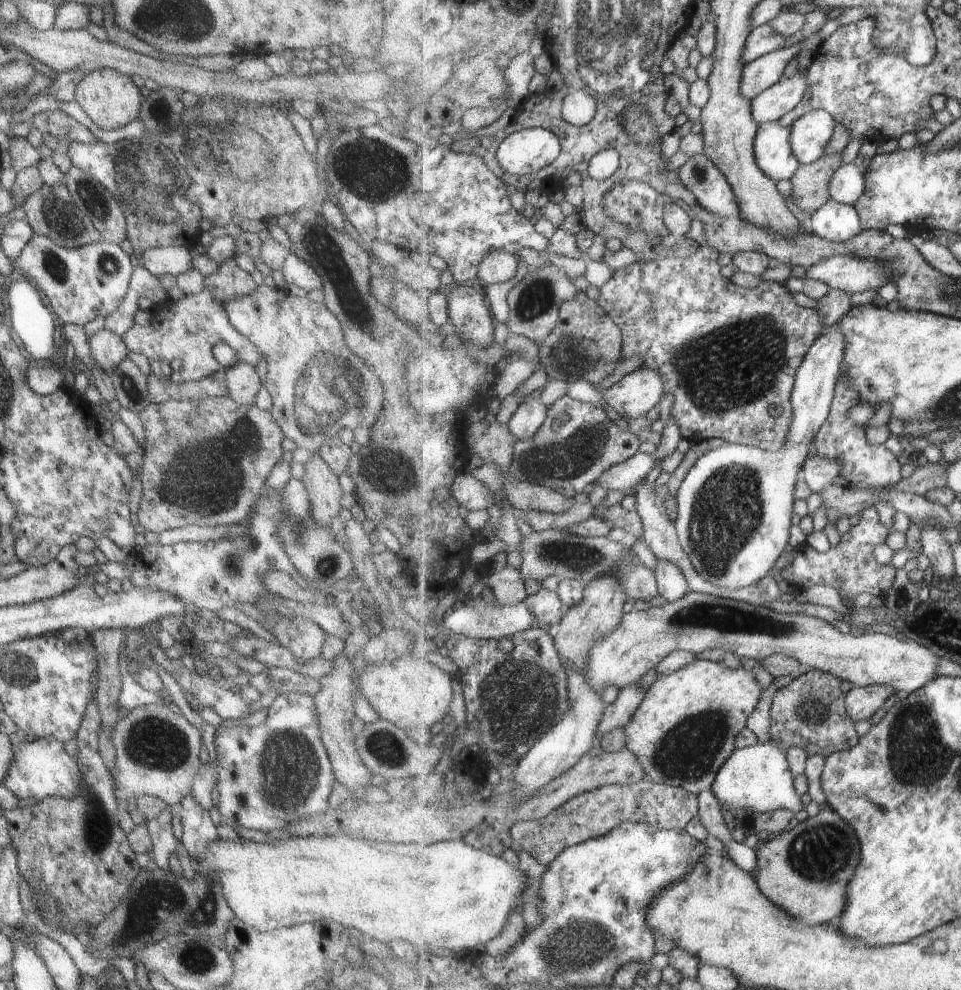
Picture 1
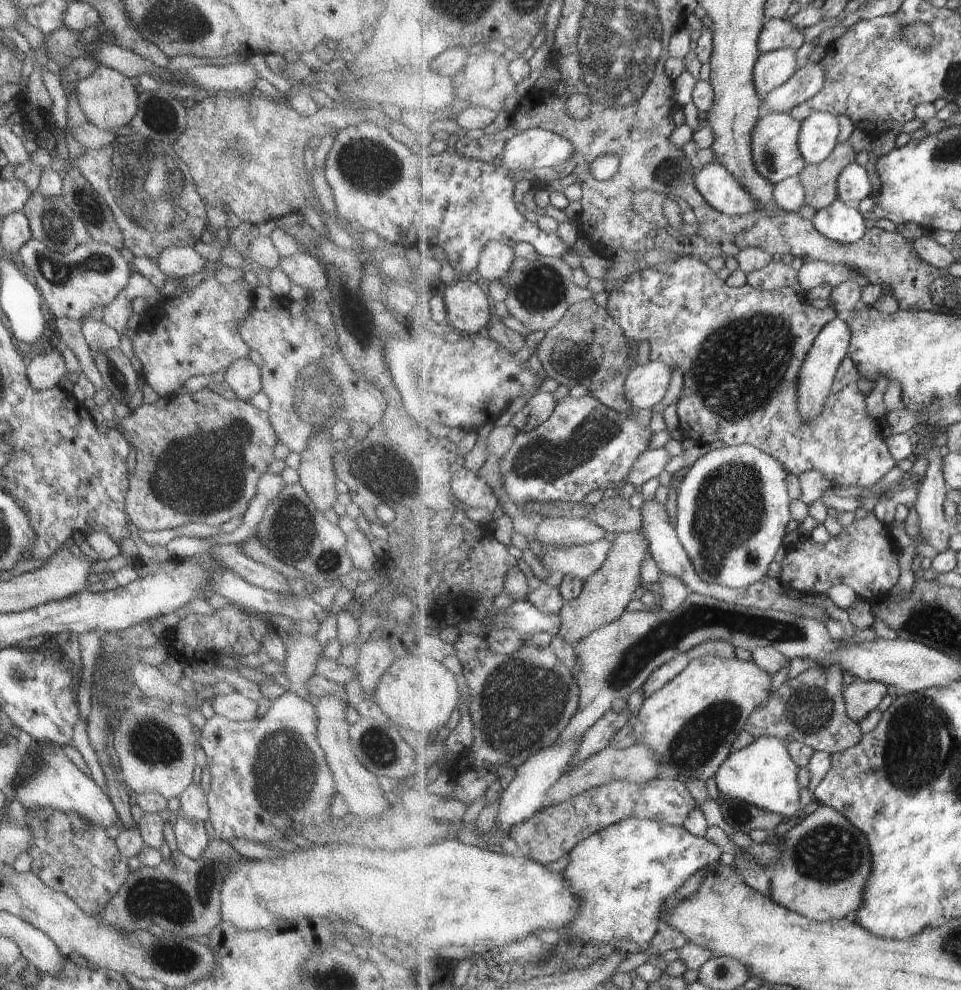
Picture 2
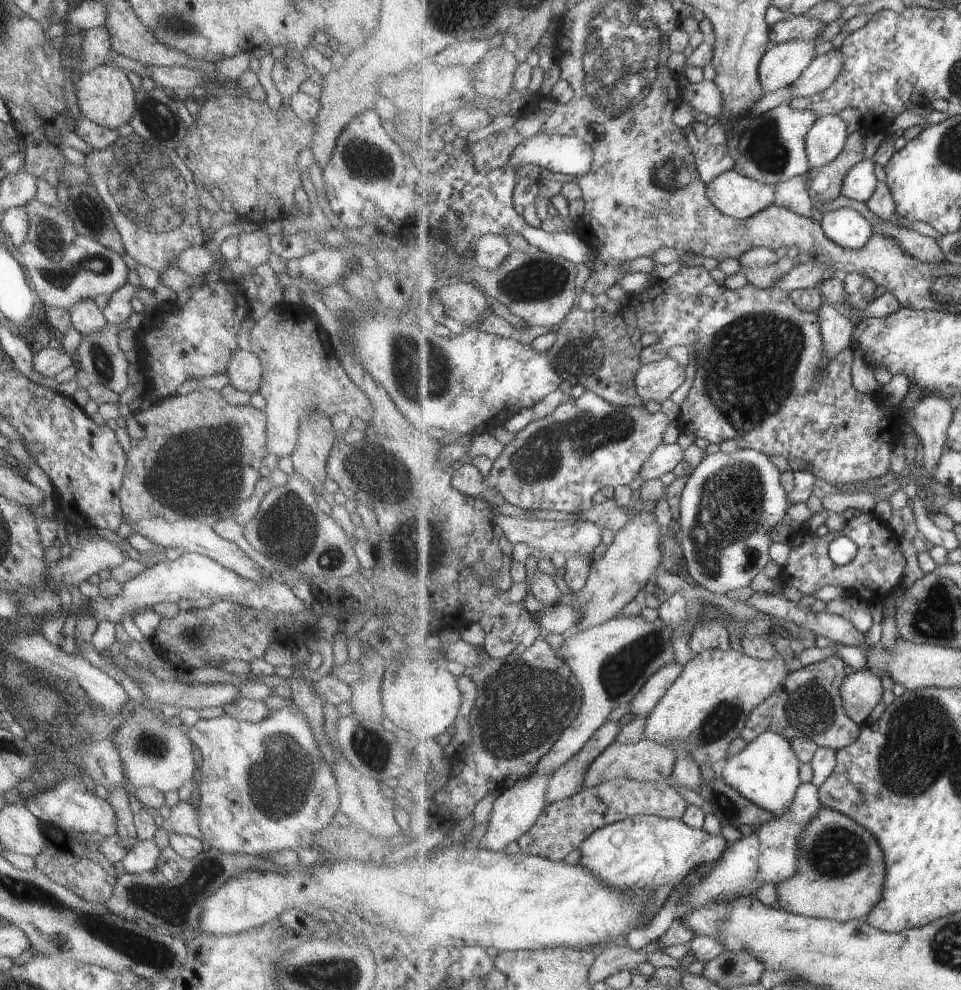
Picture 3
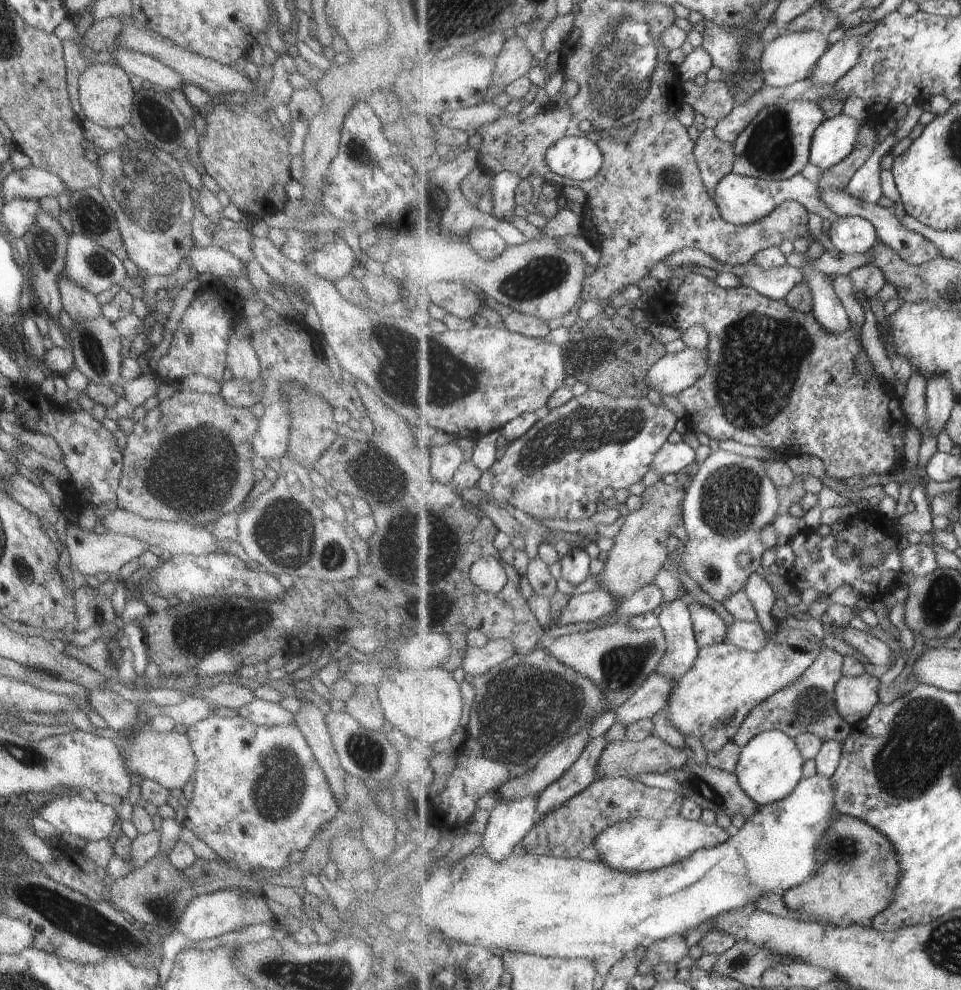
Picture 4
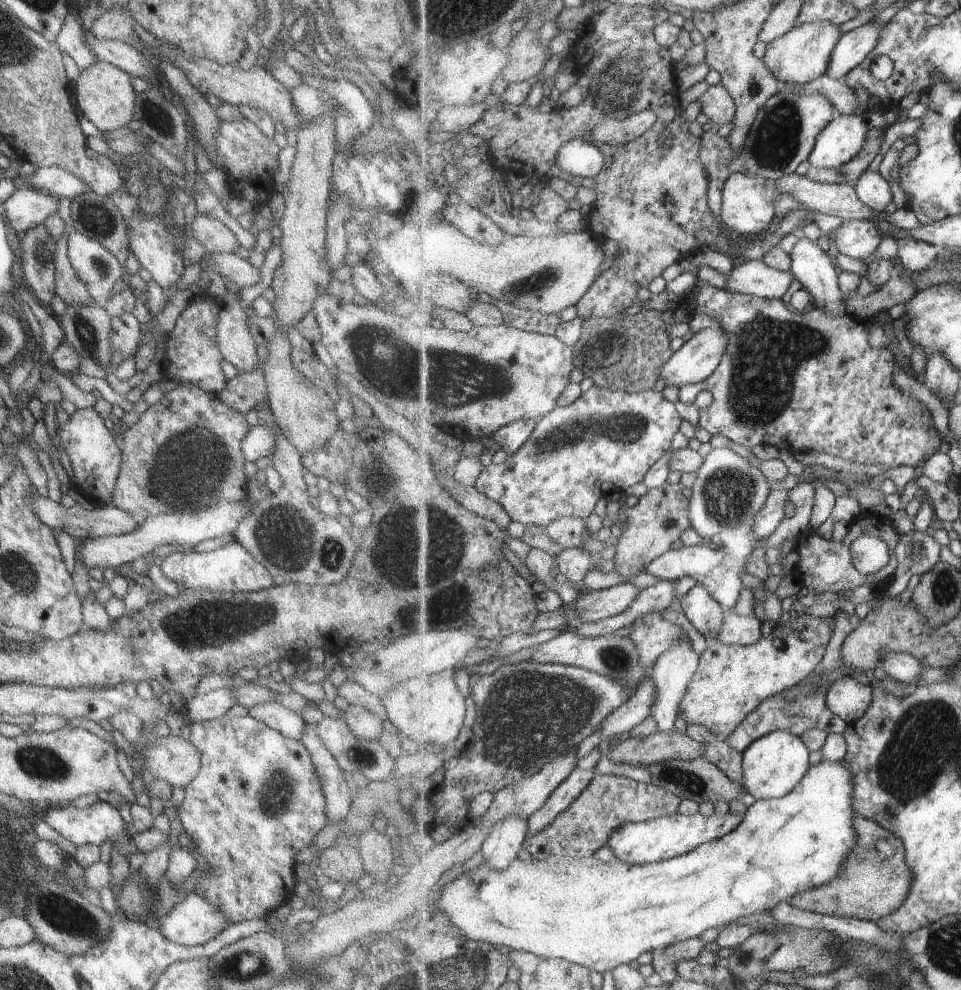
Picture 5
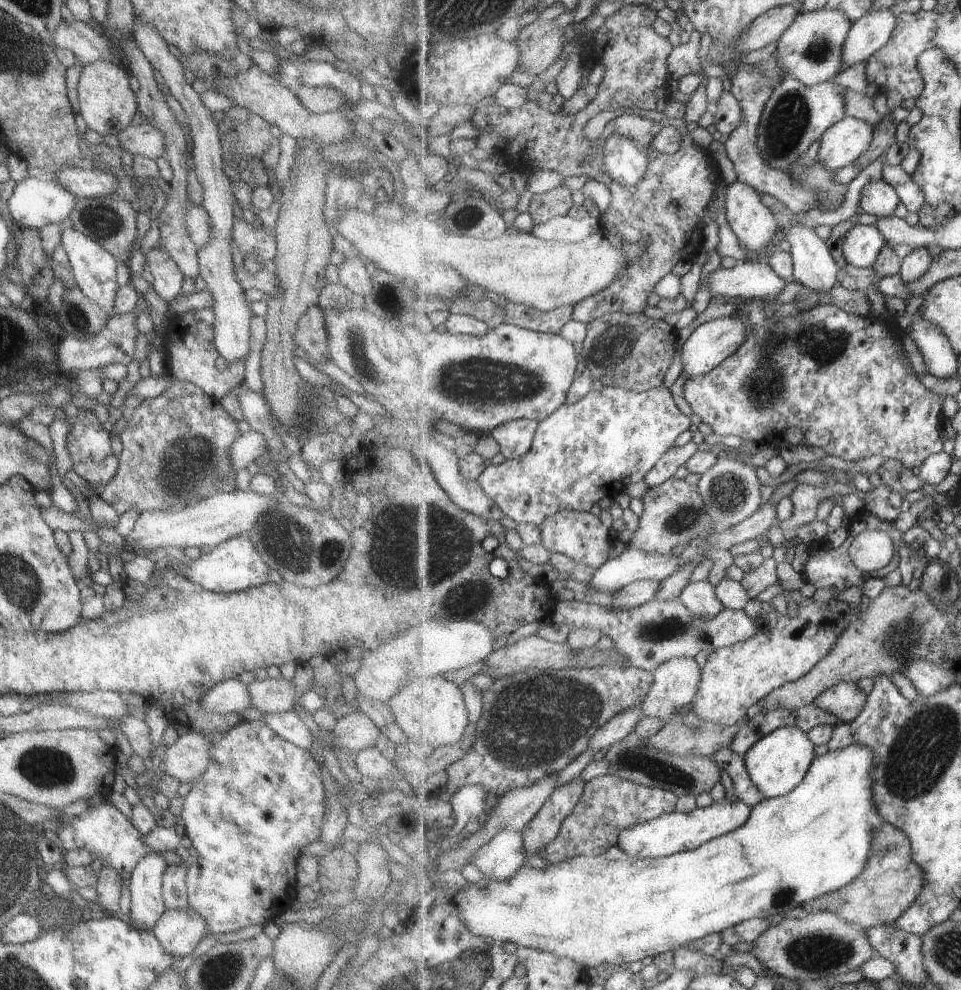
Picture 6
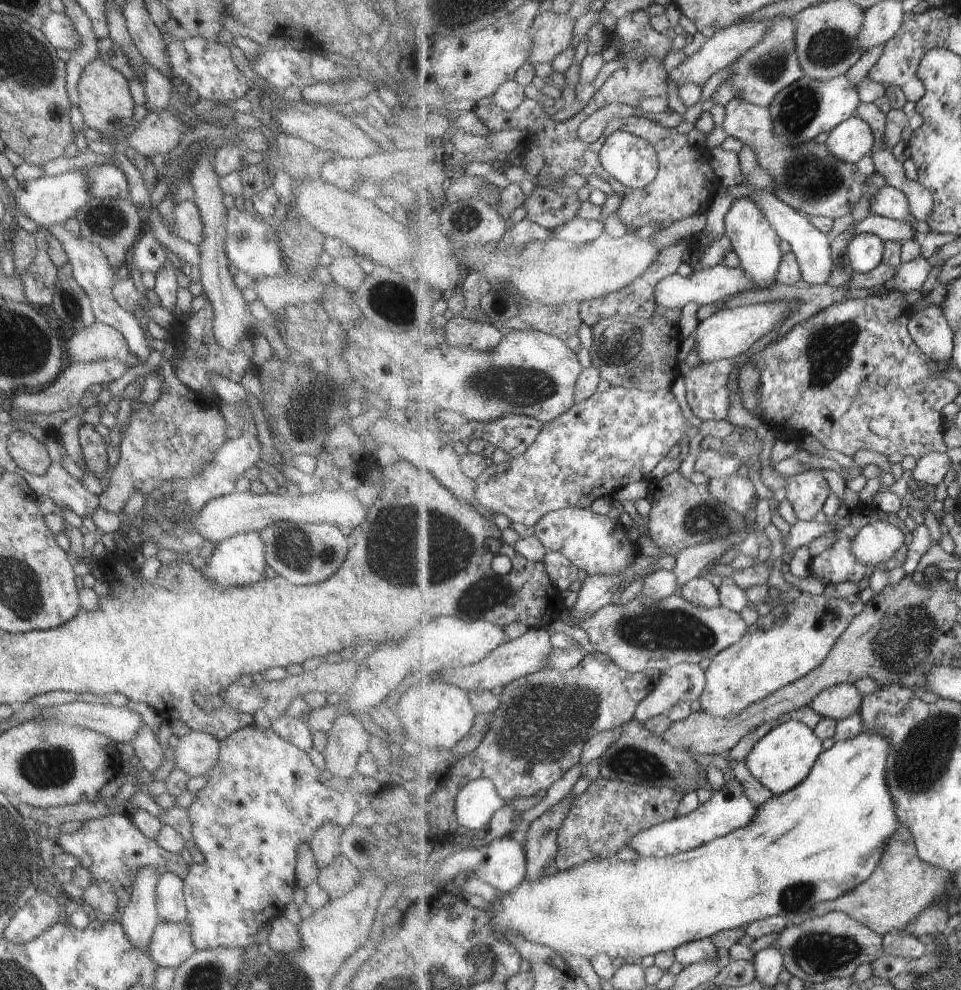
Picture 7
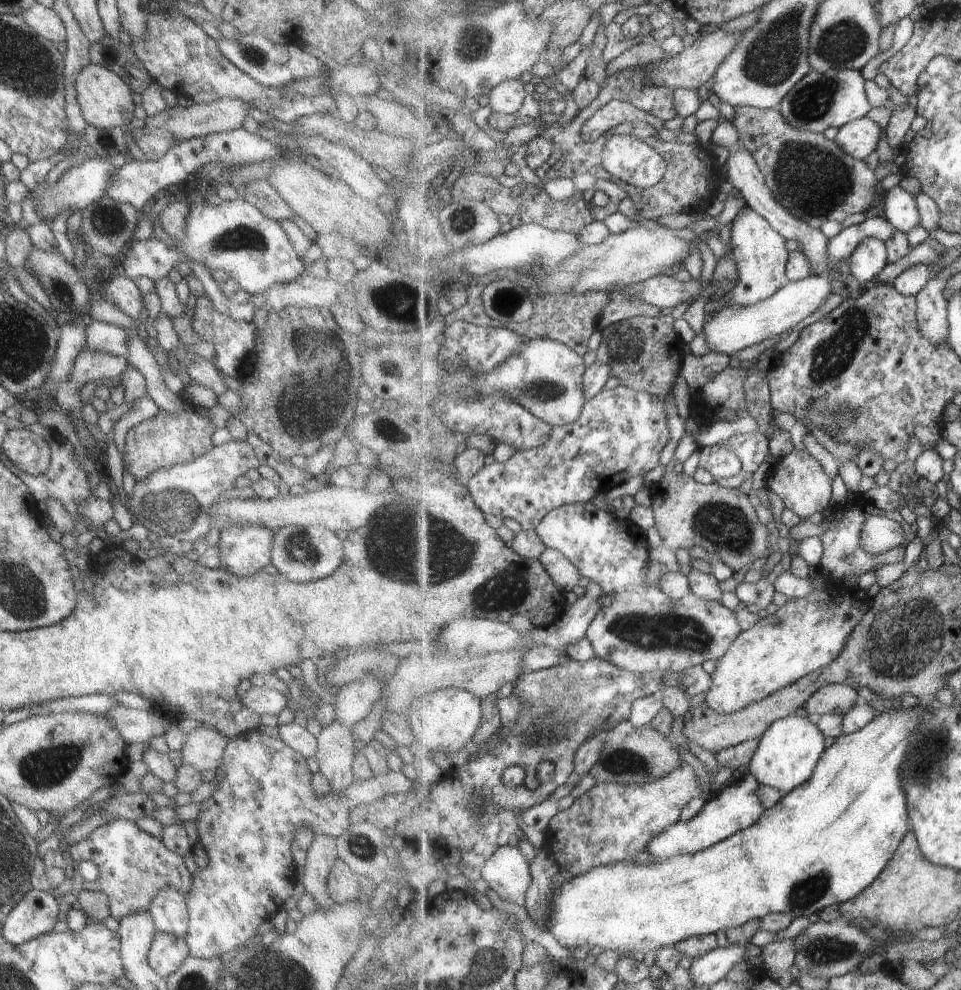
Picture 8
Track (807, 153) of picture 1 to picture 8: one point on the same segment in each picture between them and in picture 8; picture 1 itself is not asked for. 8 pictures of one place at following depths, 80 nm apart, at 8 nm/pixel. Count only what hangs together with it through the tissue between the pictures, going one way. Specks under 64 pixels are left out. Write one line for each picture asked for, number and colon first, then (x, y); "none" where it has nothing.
2: (818, 140)
3: (825, 141)
4: (833, 141)
5: (842, 139)
6: (843, 143)
7: (851, 140)
8: (859, 137)

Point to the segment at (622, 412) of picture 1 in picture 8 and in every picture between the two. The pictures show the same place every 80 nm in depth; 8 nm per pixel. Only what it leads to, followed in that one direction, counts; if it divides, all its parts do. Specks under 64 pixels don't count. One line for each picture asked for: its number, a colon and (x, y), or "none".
2: (645, 386)
3: (655, 381)
4: (672, 374)
5: (696, 360)
6: (711, 343)
7: (728, 333)
8: (732, 329)

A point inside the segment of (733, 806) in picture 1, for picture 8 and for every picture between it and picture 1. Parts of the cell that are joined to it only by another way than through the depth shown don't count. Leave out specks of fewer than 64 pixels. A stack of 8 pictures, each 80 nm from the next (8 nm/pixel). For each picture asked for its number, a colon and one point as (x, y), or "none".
2: (764, 774)
3: (766, 772)
4: (770, 767)
5: (773, 765)
6: (778, 763)
7: (784, 757)
8: (788, 753)

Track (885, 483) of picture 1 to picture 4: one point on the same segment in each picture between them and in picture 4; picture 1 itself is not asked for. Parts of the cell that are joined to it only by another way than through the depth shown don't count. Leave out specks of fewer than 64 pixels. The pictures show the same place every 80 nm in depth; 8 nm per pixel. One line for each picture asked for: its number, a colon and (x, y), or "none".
2: (741, 349)
3: (758, 357)
4: (777, 378)

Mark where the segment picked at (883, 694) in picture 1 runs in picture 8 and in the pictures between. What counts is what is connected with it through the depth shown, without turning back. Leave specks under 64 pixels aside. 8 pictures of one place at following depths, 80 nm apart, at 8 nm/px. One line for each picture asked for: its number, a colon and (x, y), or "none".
2: (862, 697)
3: (862, 690)
4: (856, 697)
5: (850, 699)
6: (846, 700)
7: (841, 701)
8: (837, 698)

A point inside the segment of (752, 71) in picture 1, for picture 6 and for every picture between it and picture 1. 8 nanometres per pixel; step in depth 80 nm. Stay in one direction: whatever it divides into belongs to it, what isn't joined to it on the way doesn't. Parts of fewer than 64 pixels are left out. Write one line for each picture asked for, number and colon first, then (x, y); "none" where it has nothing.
2: (772, 69)
3: (781, 65)
4: (790, 58)
5: (802, 55)
6: (810, 51)

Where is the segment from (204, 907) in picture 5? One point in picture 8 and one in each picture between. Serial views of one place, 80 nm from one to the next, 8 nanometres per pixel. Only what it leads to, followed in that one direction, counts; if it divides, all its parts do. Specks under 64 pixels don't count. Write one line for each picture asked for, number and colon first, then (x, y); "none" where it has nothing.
6: (178, 931)
7: (170, 944)
8: (165, 953)

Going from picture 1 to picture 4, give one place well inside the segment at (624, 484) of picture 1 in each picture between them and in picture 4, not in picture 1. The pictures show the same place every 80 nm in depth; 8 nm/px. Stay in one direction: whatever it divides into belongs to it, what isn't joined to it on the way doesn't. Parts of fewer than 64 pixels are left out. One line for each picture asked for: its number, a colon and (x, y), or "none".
2: (652, 463)
3: (666, 456)
4: (673, 457)

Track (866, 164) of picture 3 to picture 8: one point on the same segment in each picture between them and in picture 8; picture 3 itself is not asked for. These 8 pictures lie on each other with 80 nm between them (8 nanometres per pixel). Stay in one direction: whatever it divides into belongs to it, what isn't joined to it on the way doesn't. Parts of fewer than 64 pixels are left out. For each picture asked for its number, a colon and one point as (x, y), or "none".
4: (865, 184)
5: (873, 189)
6: (879, 198)
7: (889, 202)
8: (899, 207)

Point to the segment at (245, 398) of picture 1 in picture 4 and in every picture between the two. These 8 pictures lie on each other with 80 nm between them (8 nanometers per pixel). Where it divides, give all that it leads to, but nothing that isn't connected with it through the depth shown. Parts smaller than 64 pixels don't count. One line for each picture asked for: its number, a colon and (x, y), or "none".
2: (242, 376)
3: (243, 370)
4: (239, 357)

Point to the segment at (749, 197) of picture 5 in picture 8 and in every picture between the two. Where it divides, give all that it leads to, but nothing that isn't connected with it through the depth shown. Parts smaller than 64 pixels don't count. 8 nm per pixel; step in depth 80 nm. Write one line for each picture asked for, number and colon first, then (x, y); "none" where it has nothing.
6: (755, 224)
7: (757, 244)
8: (761, 255)

